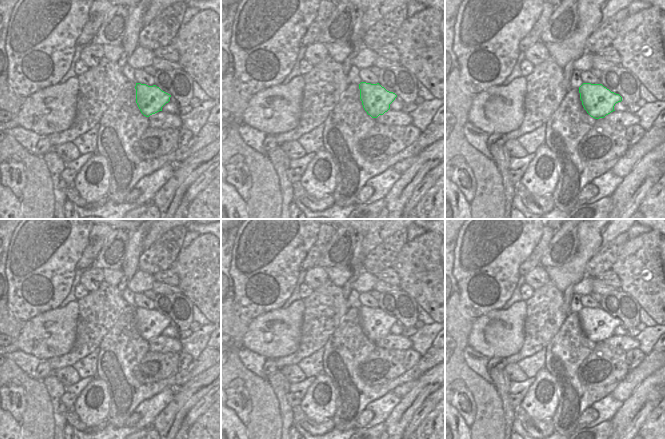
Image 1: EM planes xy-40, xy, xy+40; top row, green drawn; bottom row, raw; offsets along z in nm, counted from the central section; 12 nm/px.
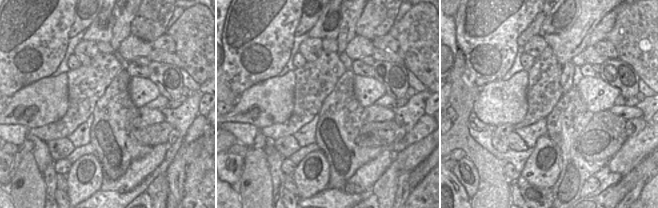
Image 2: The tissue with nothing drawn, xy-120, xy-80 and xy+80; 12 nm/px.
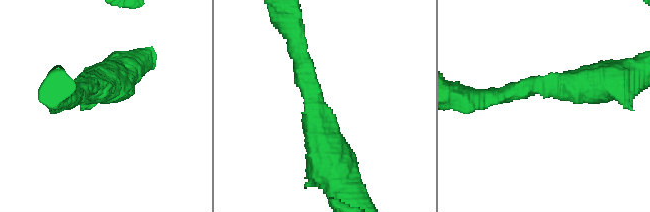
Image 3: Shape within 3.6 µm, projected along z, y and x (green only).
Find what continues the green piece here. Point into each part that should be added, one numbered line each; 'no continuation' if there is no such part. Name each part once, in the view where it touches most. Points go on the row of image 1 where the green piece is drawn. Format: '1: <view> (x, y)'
no continuation

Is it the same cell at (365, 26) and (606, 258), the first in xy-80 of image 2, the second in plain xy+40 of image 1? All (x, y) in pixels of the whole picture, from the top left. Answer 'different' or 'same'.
same

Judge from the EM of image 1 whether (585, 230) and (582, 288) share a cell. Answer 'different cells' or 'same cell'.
different cells

